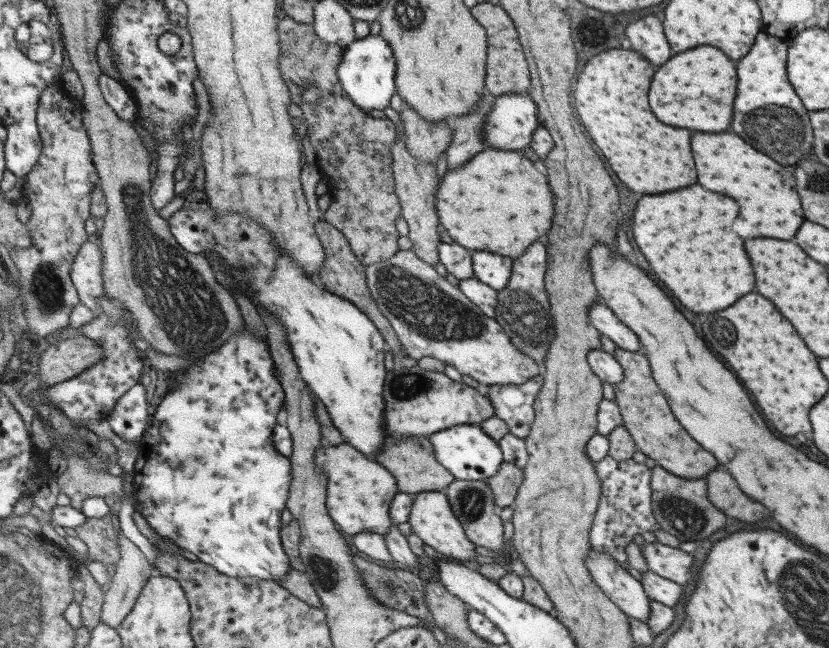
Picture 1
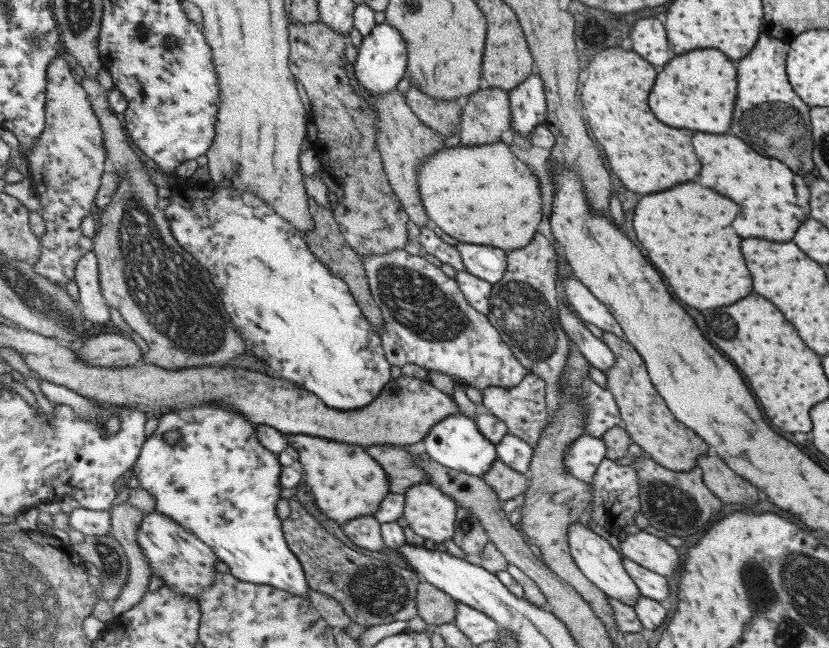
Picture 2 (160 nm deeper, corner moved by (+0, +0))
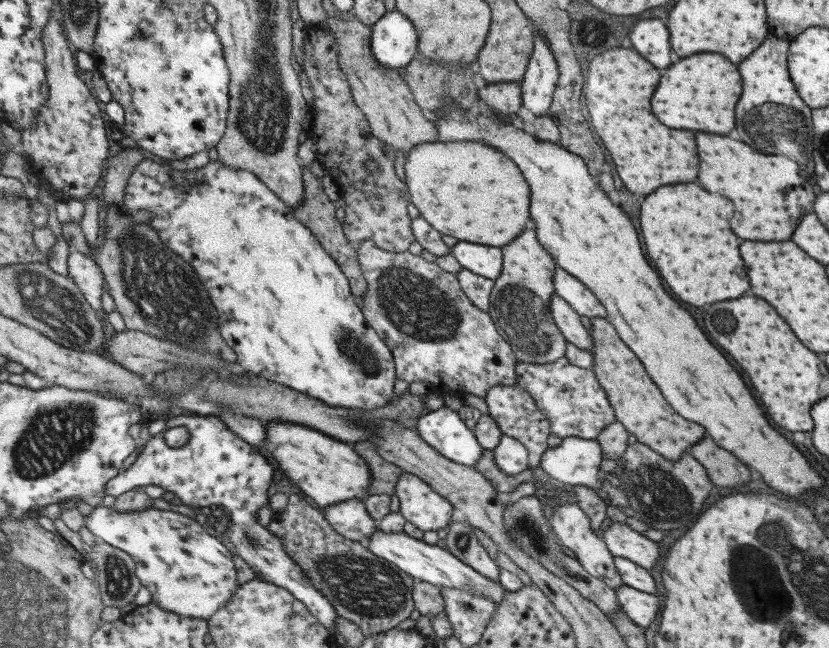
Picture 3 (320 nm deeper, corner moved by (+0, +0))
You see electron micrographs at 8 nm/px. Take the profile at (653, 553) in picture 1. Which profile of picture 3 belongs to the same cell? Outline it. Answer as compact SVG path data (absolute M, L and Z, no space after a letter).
M613 521L603 529L602 541L612 556L620 556L647 569L659 560L659 545L633 531L625 523Z

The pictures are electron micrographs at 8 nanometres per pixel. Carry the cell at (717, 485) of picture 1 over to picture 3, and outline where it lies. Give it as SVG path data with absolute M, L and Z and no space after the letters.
M707 434L697 444L692 444L688 451L716 486L737 488L751 478L749 470L741 462L737 462L733 454L715 446Z

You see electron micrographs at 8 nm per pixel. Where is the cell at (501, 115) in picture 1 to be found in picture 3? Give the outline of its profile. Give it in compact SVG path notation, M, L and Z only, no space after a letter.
M534 33L533 54L520 80L521 100L536 117L547 114L558 79L558 68L546 38Z

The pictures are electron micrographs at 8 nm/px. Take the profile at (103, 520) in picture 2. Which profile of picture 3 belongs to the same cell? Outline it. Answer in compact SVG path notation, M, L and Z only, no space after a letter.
M97 506L86 526L98 540L128 552L136 562L136 575L151 594L151 600L169 612L204 618L209 622L240 587L232 550L211 536L195 518L171 510L149 509L119 512Z

